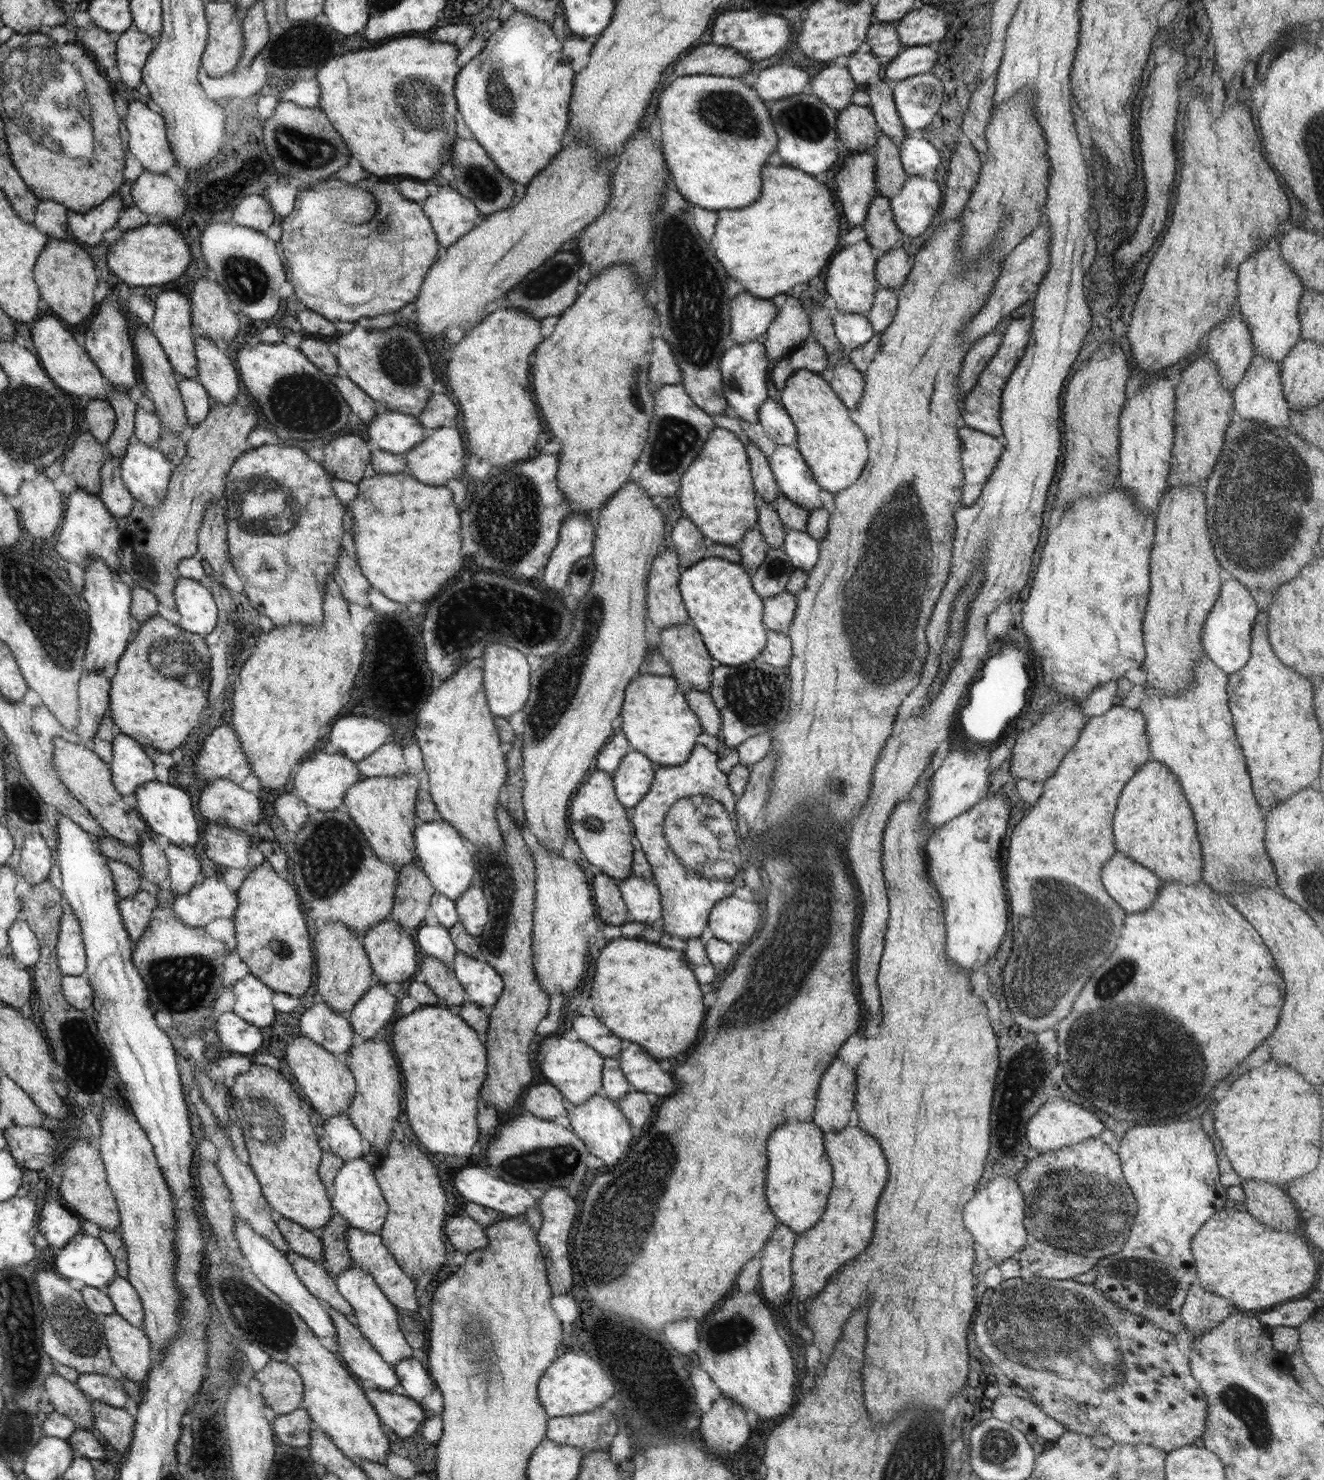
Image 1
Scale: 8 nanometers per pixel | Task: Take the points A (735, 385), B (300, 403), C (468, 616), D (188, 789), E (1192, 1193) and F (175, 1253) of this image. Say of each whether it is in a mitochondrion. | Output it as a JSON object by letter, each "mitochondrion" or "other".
{"A":"mitochondrion","B":"mitochondrion","C":"mitochondrion","D":"other","E":"other","F":"other"}

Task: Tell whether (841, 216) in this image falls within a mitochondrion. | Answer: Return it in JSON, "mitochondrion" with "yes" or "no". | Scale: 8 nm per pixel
{"mitochondrion":"no"}

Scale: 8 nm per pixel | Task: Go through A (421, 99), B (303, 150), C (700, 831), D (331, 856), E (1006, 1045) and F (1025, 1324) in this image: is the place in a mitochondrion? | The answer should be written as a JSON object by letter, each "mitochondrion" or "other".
{"A":"mitochondrion","B":"mitochondrion","C":"mitochondrion","D":"mitochondrion","E":"other","F":"mitochondrion"}

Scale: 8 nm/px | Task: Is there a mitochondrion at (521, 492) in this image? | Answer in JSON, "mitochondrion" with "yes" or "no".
{"mitochondrion":"yes"}

